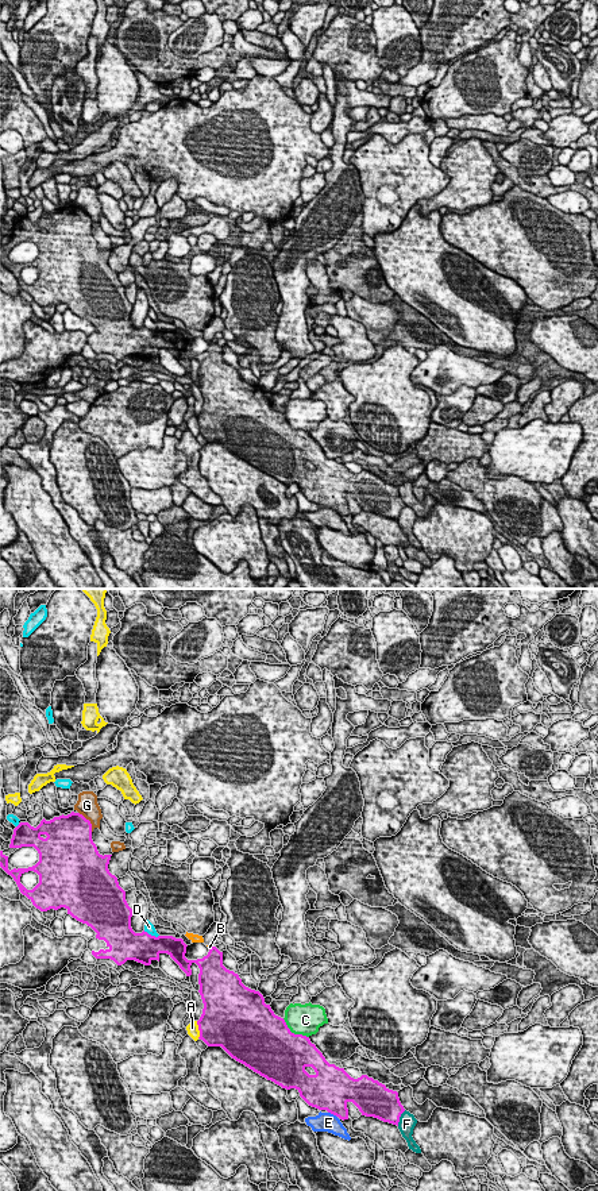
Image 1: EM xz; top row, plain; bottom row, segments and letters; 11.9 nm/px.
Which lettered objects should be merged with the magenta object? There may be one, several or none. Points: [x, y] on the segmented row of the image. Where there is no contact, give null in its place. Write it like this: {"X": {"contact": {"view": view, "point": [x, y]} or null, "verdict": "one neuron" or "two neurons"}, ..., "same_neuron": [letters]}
{"A": {"contact": {"view": "xz", "point": [199, 1029]}, "verdict": "two neurons"}, "B": {"contact": {"view": "xz", "point": [211, 948]}, "verdict": "two neurons"}, "C": {"contact": {"view": "xz", "point": [293, 1033]}, "verdict": "two neurons"}, "D": {"contact": {"view": "xz", "point": [150, 935]}, "verdict": "two neurons"}, "E": {"contact": {"view": "xz", "point": [332, 1113]}, "verdict": "two neurons"}, "F": {"contact": {"view": "xz", "point": [398, 1118]}, "verdict": "two neurons"}, "G": {"contact": {"view": "xz", "point": [89, 821]}, "verdict": "two neurons"}, "same_neuron": []}

